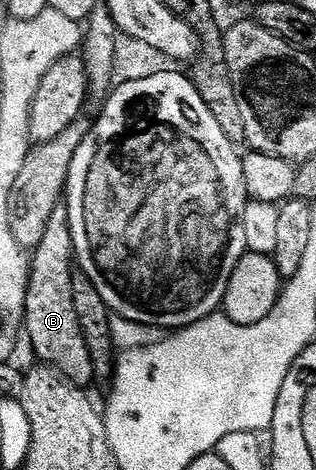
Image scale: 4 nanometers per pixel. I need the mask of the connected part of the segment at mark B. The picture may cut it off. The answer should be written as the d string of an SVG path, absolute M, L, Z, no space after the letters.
M60 205L48 217L48 225L44 229L44 237L40 245L33 248L30 259L30 280L26 286L26 310L24 320L24 333L28 336L35 349L37 358L47 367L54 368L59 375L79 387L89 388L89 383L95 382L92 369L92 357L88 353L88 345L84 342L84 333L80 329L80 321L76 317L76 305L72 303L72 277L75 273L76 256L74 254L74 242L72 241L72 229L68 219L68 209Z

